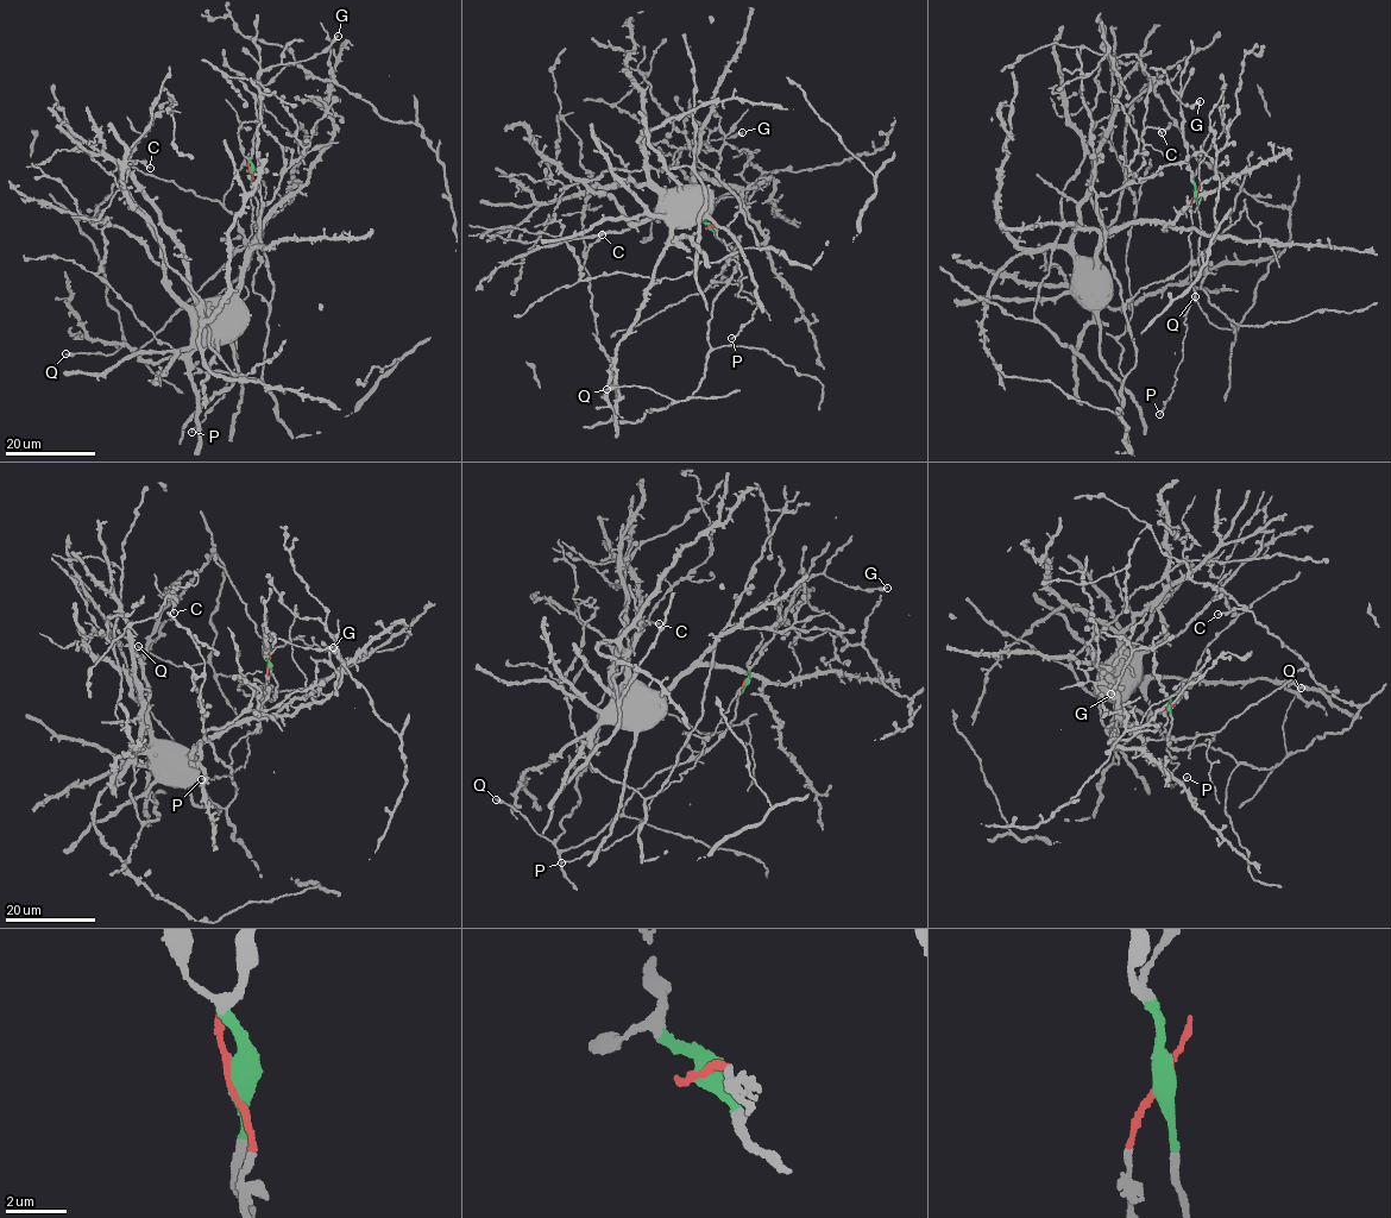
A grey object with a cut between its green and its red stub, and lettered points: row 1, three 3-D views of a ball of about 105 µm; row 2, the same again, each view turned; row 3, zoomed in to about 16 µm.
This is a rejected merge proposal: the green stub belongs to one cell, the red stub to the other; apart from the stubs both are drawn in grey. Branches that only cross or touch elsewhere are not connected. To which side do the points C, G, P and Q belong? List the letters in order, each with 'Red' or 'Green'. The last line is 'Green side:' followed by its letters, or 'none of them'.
C: Green
G: Green
P: Red
Q: Green
Green side: C, G, Q

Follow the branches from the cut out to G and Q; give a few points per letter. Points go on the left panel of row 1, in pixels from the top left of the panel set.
G: (250, 169), (260, 114), (258, 74), (315, 57), (338, 36)
Q: (250, 169), (258, 205), (252, 243), (235, 252), (134, 351), (123, 345), (107, 355), (65, 353)

